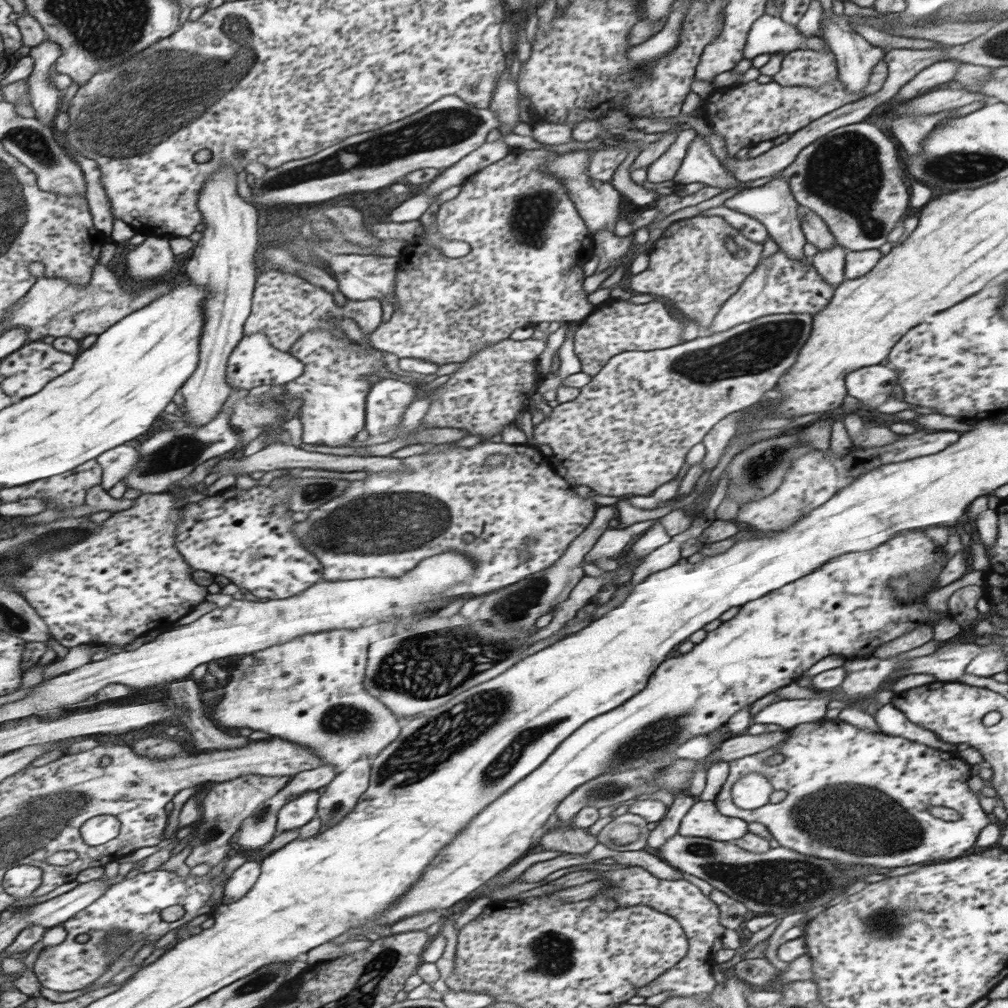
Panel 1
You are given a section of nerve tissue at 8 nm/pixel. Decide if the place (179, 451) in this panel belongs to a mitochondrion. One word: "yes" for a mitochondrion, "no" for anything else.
yes

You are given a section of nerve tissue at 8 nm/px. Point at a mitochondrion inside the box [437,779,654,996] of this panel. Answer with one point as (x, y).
(551, 954)

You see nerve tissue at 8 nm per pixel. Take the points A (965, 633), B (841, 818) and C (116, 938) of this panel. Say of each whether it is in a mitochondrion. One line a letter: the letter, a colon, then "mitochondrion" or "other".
A: other
B: mitochondrion
C: mitochondrion

